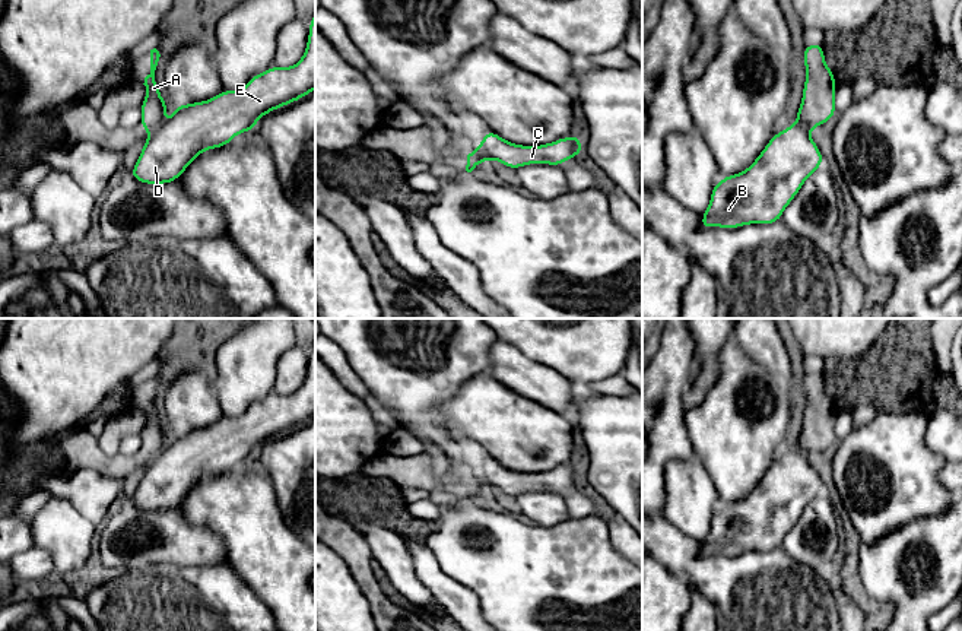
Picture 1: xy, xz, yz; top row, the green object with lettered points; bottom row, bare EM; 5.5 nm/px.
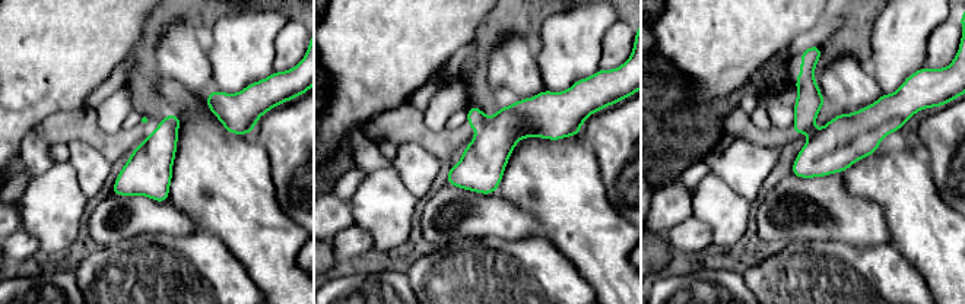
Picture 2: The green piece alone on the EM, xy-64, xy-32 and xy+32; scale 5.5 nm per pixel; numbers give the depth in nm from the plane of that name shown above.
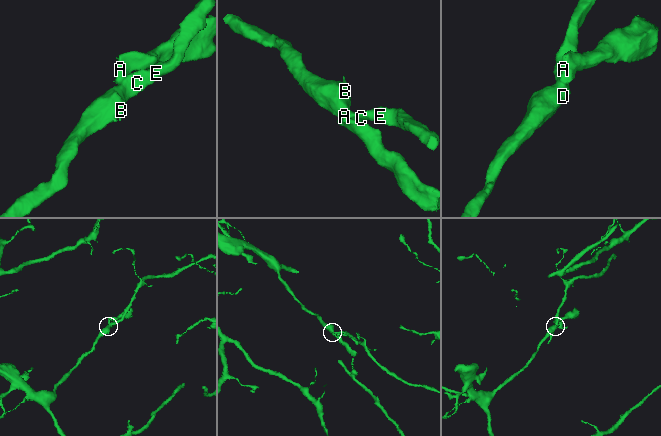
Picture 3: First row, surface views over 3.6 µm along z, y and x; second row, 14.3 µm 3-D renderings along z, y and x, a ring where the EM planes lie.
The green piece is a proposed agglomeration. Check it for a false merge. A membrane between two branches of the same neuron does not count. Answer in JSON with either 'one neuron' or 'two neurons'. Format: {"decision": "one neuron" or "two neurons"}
{"decision": "two neurons"}

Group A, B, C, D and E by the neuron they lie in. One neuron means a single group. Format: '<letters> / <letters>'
A / B C D E

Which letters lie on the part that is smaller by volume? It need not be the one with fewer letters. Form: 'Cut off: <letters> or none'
Cut off: A

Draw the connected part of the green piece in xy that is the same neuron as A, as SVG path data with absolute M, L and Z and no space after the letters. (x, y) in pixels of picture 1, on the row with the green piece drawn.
M150 50L150 73L145 77L146 98L140 105L142 110L142 129L143 131L156 130L163 121L163 112L169 107L159 93L159 86L155 80L155 70L159 61L159 51Z

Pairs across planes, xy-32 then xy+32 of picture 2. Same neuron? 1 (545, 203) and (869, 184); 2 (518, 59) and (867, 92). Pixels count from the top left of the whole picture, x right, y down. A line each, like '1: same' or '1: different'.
1: same
2: same

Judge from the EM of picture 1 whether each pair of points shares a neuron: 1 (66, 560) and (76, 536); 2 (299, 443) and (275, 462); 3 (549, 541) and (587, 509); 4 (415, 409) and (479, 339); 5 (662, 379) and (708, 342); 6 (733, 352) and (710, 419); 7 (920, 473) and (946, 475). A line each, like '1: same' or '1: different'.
1: same
2: same
3: different
4: same
5: different
6: same
7: different

